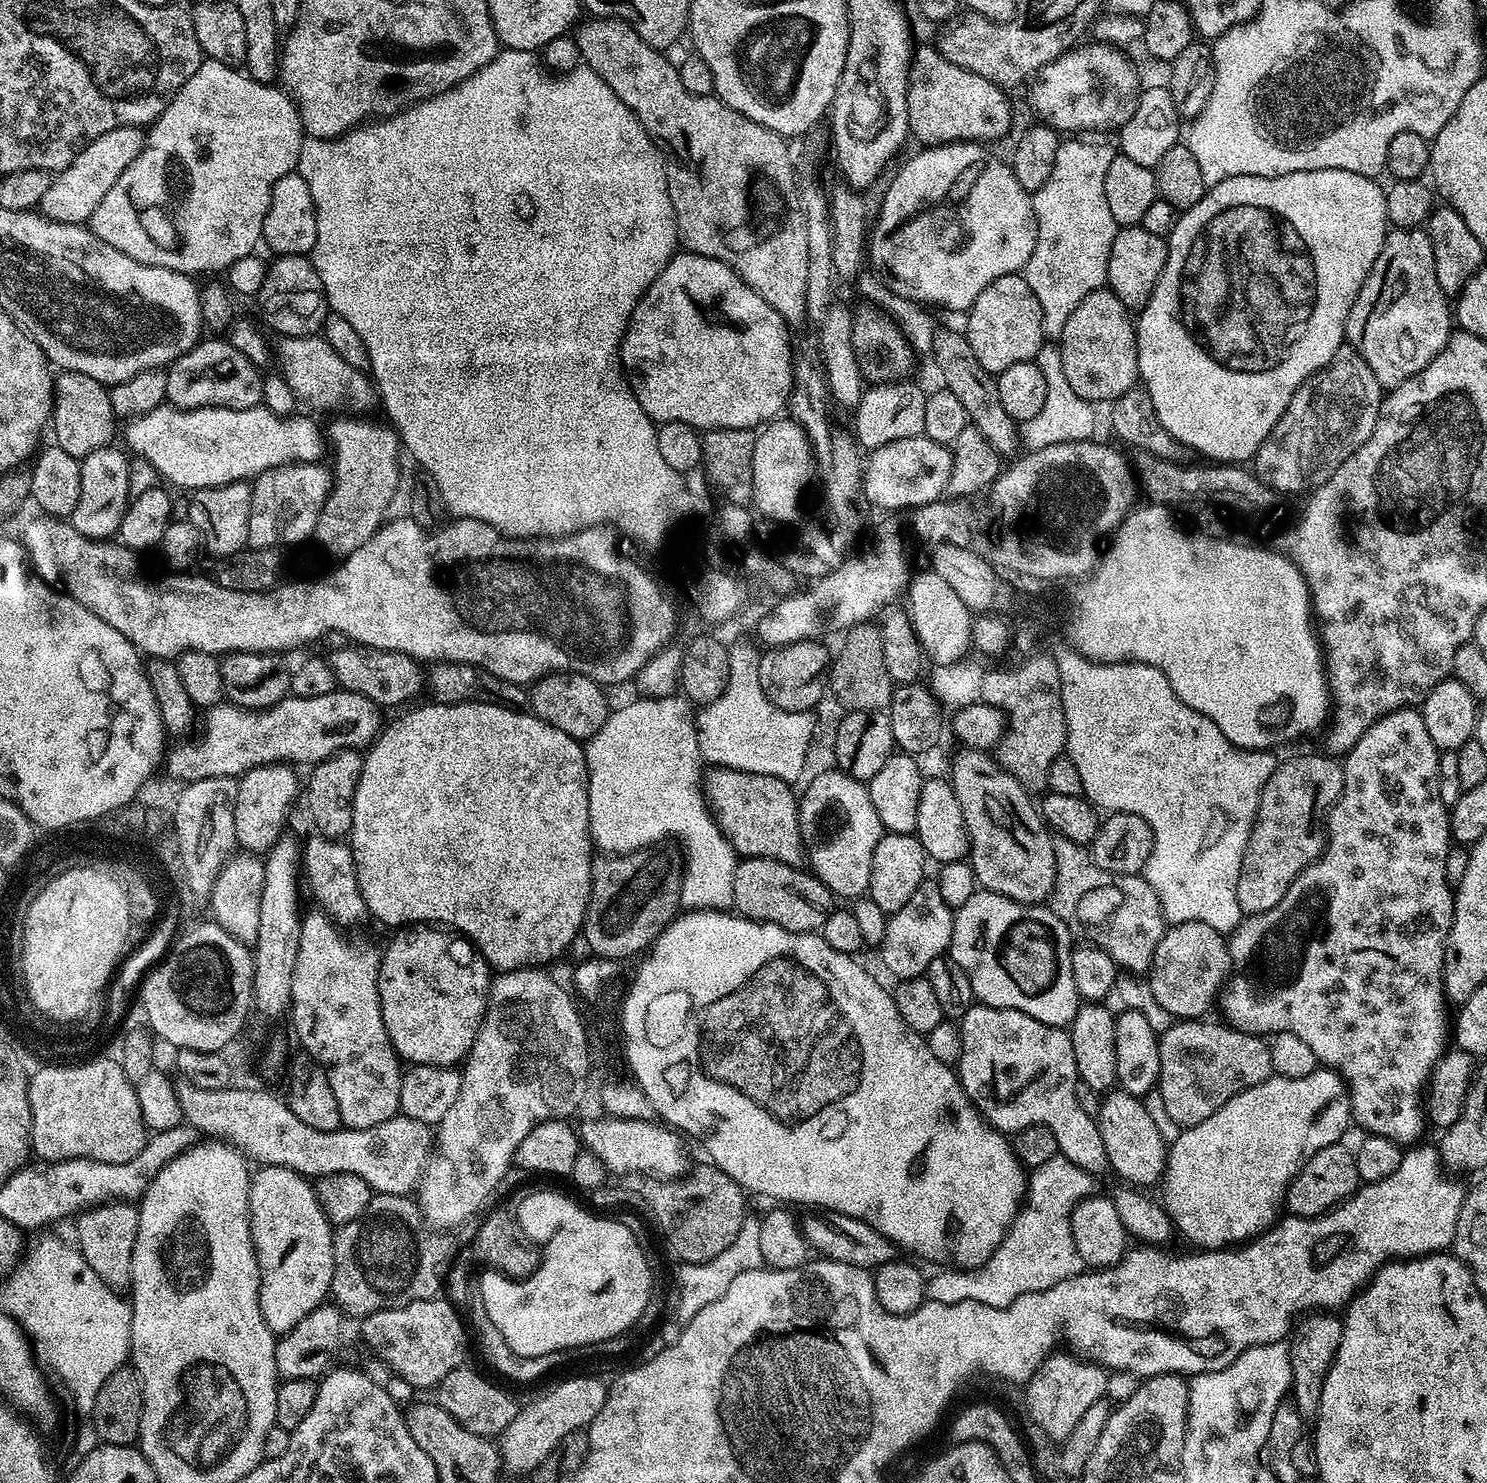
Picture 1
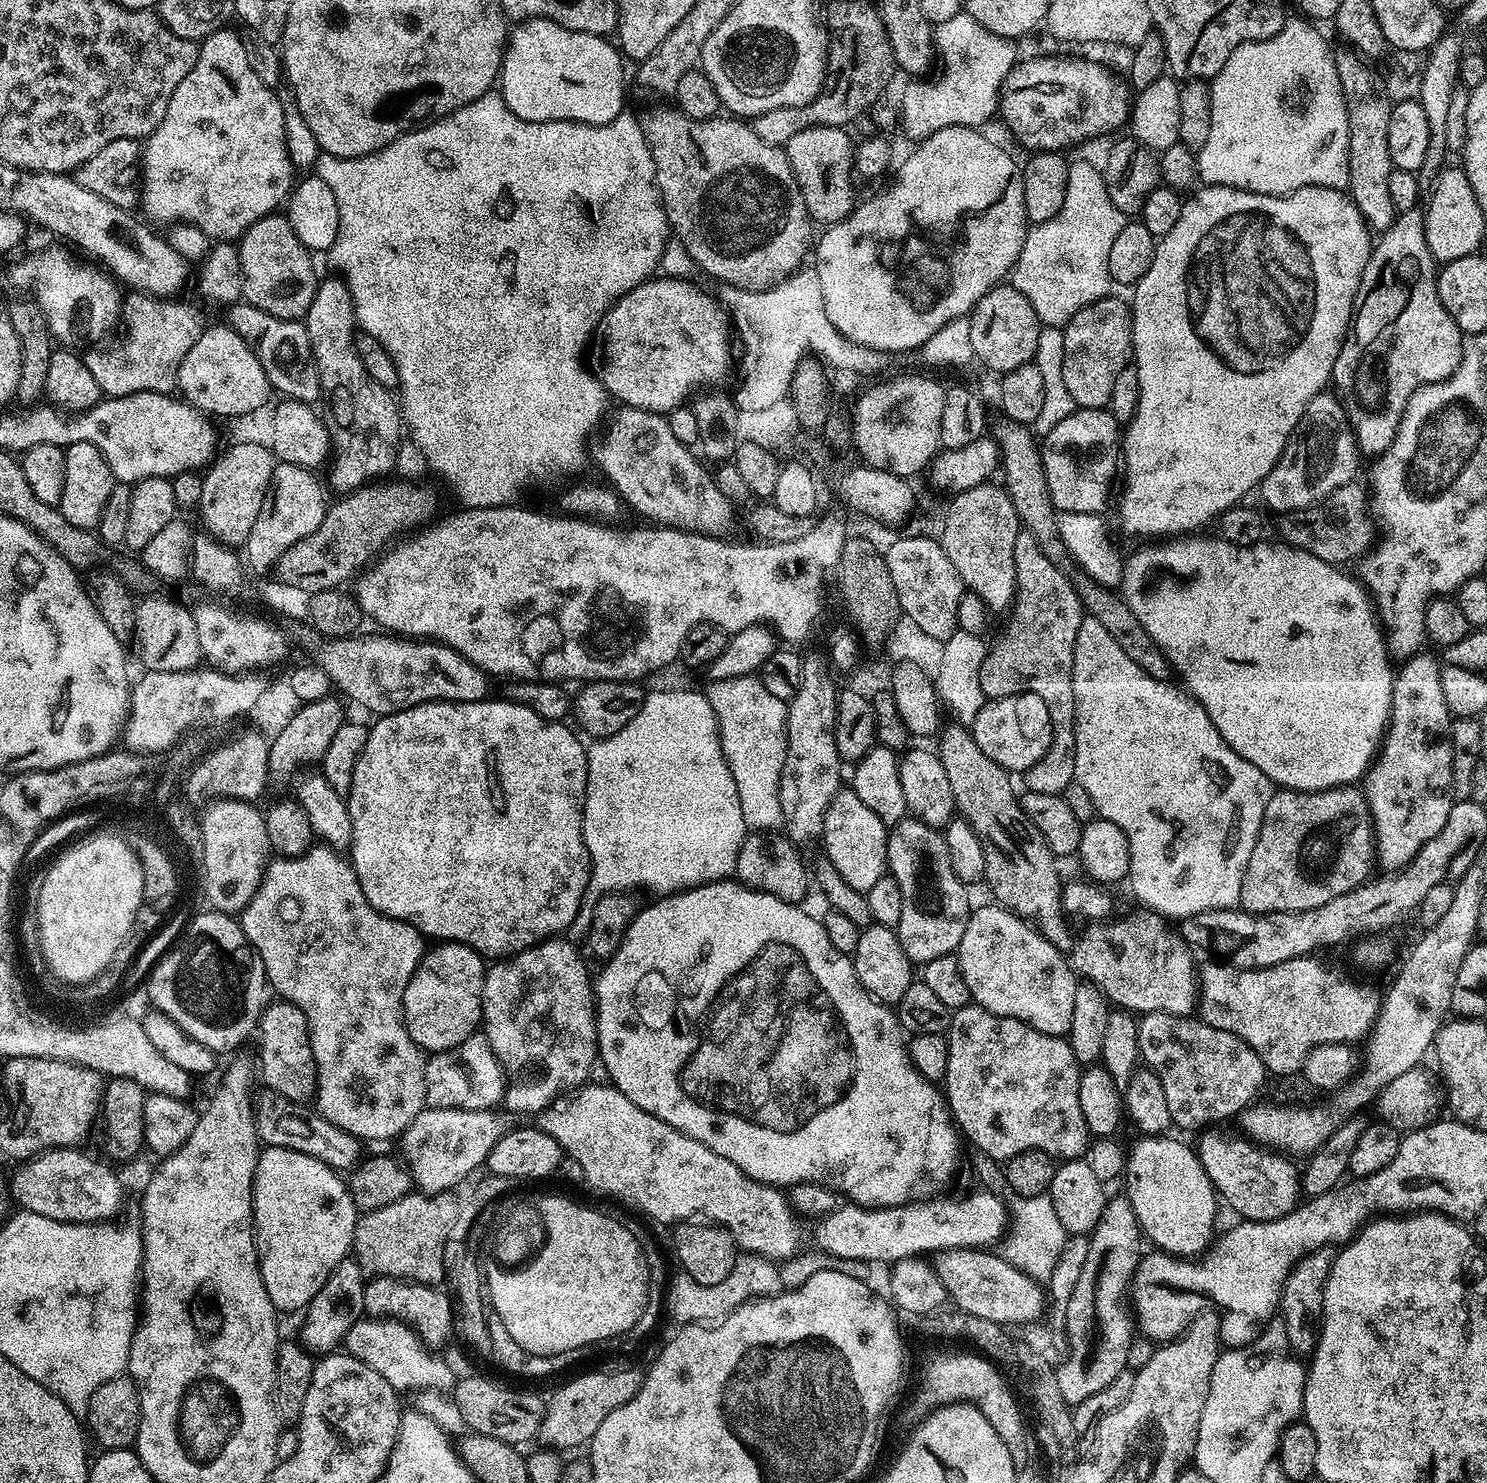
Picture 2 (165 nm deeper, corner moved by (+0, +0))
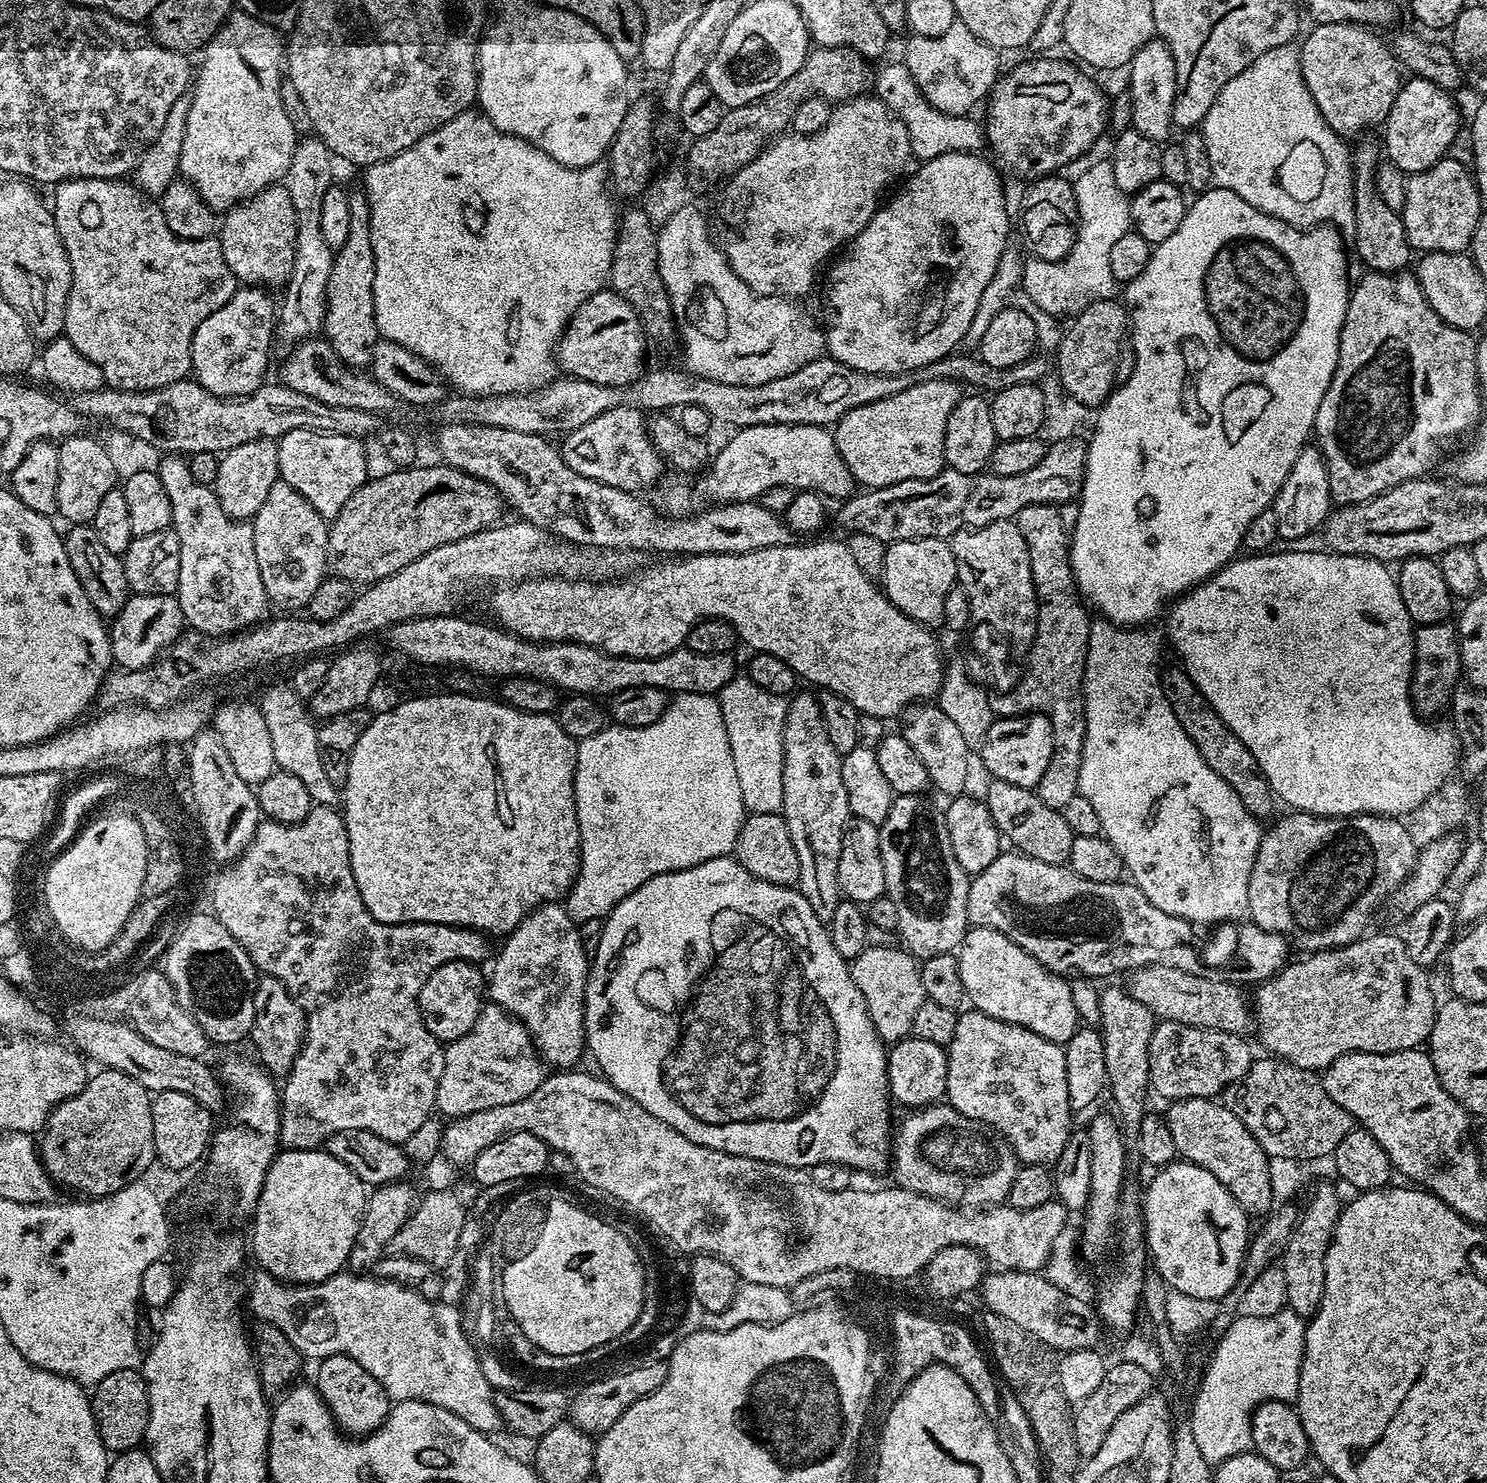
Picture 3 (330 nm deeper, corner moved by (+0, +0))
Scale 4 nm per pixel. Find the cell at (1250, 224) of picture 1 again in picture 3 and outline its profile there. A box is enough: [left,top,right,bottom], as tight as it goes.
[1070,186,1350,626]

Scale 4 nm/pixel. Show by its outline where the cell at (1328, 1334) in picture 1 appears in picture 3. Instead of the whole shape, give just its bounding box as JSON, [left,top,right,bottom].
[1282,1184,1342,1318]

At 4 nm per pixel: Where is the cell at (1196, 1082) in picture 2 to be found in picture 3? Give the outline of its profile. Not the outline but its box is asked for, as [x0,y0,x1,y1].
[1150,1020,1254,1102]

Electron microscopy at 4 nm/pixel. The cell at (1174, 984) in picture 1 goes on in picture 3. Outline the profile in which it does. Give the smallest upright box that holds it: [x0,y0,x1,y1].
[1254,932,1438,1070]

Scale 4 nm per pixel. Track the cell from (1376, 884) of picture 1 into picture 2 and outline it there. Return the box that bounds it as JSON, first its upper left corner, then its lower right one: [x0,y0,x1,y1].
[1362,654,1454,870]

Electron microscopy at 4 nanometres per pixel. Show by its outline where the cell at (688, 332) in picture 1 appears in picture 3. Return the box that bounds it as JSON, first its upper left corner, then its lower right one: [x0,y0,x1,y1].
[556,290,645,387]

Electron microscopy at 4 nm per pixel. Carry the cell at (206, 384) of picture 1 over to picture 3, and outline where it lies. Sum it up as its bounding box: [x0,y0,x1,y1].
[191,286,278,396]

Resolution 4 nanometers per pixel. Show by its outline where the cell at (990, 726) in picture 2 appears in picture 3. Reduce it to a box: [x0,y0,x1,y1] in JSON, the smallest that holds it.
[979,714,1052,789]

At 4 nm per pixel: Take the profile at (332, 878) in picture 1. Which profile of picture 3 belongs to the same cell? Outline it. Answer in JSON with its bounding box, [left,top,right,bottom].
[258,682,338,805]

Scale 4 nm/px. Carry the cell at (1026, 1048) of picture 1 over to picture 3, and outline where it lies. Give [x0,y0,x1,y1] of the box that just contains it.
[947,1011,1074,1165]

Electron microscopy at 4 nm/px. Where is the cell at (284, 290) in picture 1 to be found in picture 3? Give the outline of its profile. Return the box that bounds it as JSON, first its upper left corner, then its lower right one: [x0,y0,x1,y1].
[218,183,296,290]

